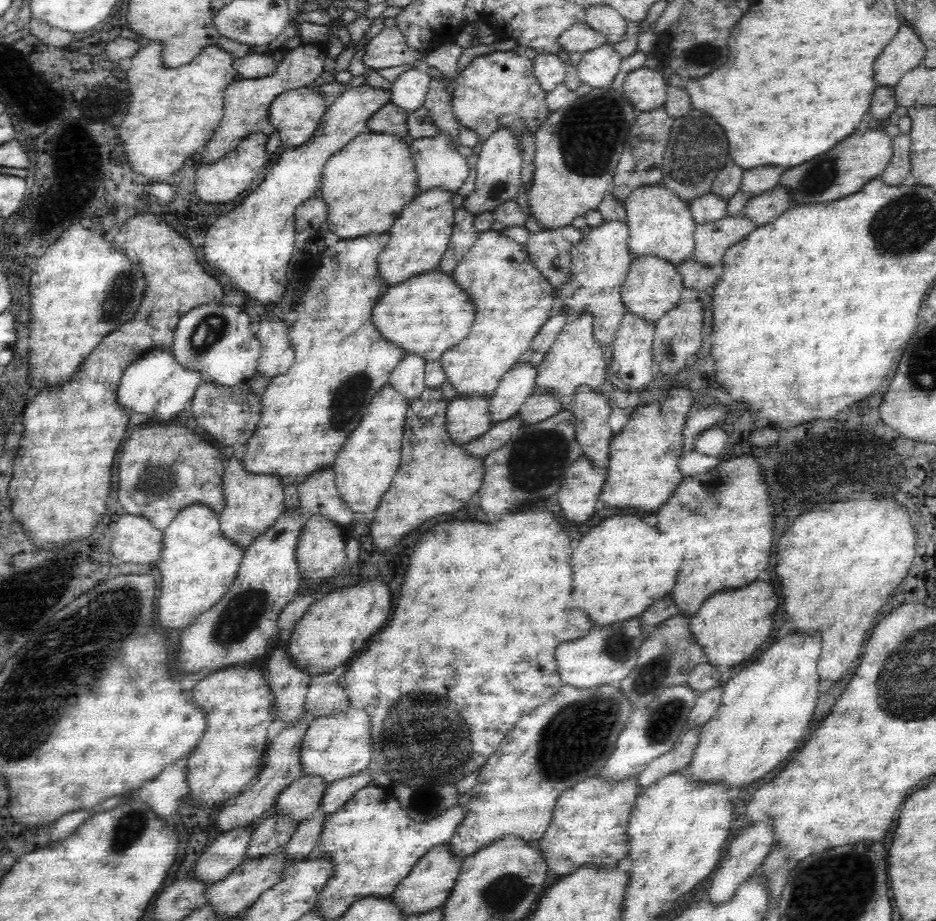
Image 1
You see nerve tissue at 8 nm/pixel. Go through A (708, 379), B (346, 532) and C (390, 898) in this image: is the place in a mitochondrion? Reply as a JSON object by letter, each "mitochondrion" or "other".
{"A":"other","B":"other","C":"other"}

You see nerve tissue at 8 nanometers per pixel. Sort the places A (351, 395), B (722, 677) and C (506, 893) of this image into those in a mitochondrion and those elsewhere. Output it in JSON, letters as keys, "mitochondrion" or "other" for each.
{"A":"mitochondrion","B":"other","C":"mitochondrion"}

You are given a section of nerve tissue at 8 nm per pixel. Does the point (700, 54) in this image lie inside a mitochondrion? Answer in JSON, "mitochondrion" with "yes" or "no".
{"mitochondrion":"yes"}

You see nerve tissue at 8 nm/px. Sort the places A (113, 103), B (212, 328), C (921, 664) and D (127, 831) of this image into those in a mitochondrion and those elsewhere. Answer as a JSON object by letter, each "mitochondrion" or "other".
{"A":"other","B":"mitochondrion","C":"mitochondrion","D":"mitochondrion"}

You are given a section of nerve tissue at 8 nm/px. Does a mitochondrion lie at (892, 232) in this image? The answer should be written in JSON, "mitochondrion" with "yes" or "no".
{"mitochondrion":"yes"}

